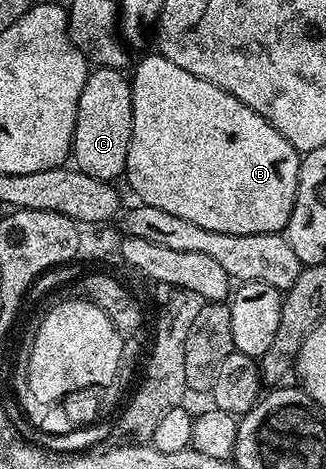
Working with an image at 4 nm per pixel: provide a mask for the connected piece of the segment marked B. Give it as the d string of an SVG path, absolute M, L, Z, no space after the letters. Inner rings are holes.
M159 55L144 57L131 70L132 87L132 134L130 147L126 155L124 177L128 185L137 193L139 200L150 207L159 207L170 215L179 215L197 227L206 227L206 231L222 231L226 235L258 235L259 233L283 234L288 228L288 220L294 207L294 199L298 191L298 175L300 174L301 154L275 129L258 111L250 111L242 99L234 99L230 91L222 91L222 87L214 87L214 83L206 83L206 79L198 79L198 75L190 75L190 71L182 71L178 63L170 63L170 59Z

